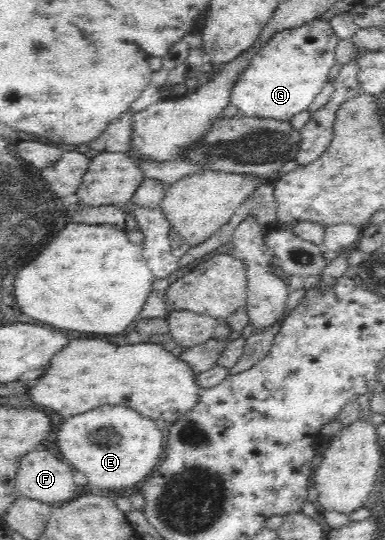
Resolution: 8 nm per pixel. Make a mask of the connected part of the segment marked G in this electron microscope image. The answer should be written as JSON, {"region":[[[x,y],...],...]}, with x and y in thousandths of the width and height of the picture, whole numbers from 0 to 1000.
{"region":[[[831,35],[719,59],[626,133],[597,191],[618,200],[623,213],[756,224],[777,207],[797,204],[834,170],[860,124],[875,117],[870,87],[881,76],[860,43]]]}

